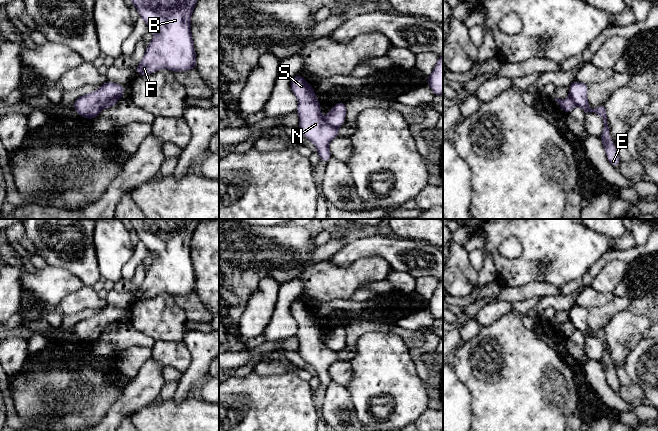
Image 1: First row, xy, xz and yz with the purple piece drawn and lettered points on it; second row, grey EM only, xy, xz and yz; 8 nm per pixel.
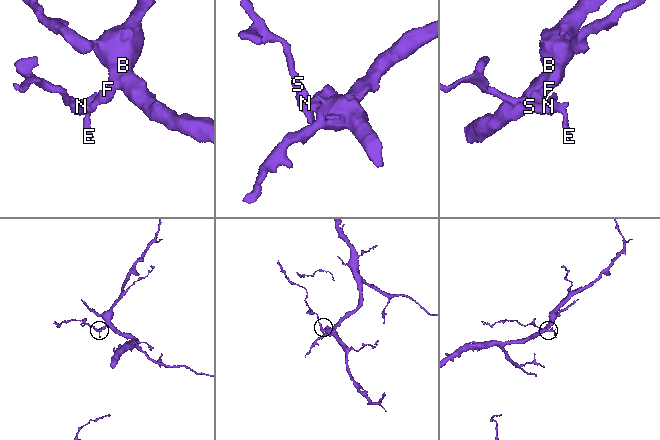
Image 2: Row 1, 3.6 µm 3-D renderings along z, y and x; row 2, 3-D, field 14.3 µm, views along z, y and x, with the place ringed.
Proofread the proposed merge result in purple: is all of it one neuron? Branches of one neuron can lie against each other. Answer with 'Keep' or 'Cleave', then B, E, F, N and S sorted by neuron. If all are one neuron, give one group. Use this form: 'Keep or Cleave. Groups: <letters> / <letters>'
Cleave. Groups: B F / E N S

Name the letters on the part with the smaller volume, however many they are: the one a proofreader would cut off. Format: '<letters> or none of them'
E, N, S

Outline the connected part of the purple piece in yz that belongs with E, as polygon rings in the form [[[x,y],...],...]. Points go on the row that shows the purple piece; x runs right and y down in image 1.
[[[573,81],[569,86],[569,98],[573,101],[575,106],[581,107],[585,113],[594,112],[602,117],[604,127],[600,136],[602,145],[604,147],[606,157],[610,164],[617,168],[620,158],[616,151],[615,143],[610,139],[609,126],[607,122],[607,114],[605,109],[605,103],[602,103],[596,109],[590,109],[587,99],[588,85],[578,81]]]

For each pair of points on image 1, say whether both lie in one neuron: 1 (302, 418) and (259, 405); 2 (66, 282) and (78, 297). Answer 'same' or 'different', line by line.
1: same
2: different

